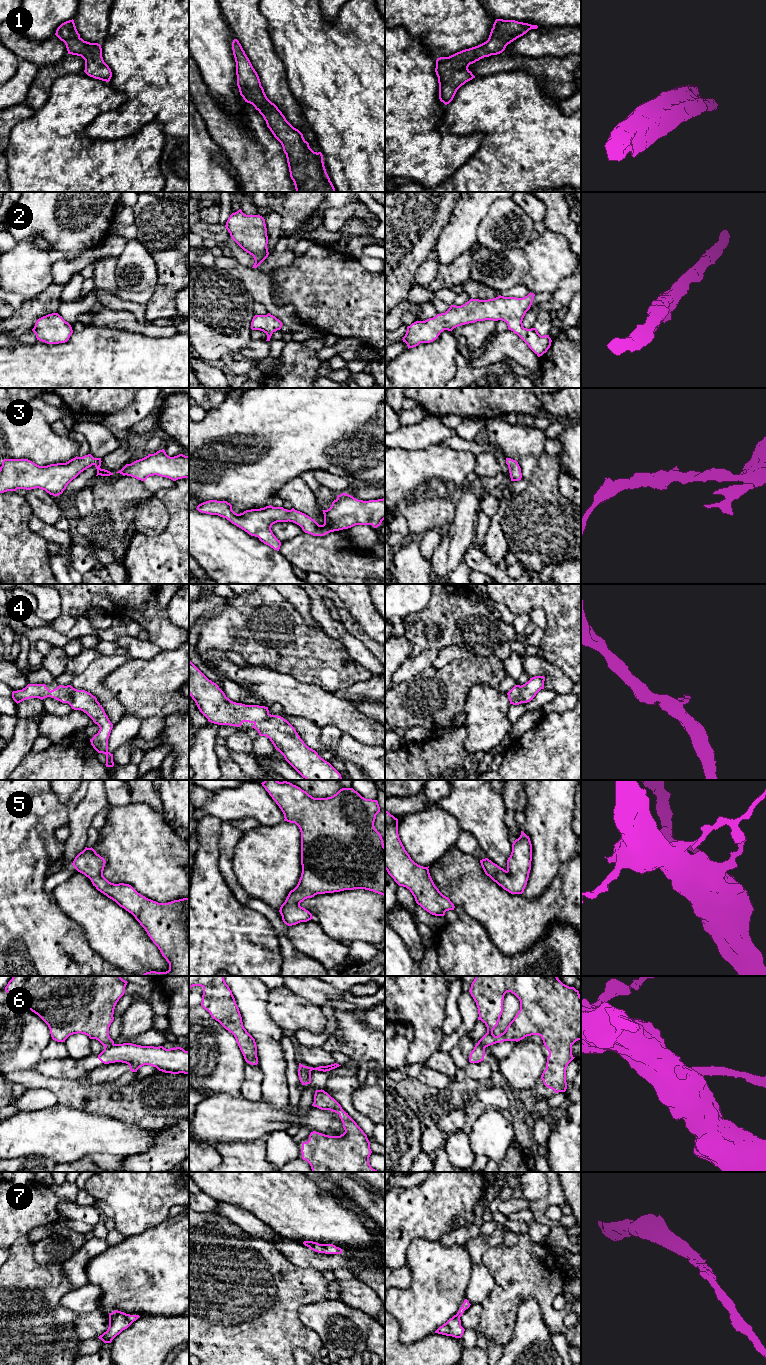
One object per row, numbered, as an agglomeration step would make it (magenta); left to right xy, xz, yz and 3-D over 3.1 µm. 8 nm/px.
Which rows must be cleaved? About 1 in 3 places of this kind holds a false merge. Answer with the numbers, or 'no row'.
6

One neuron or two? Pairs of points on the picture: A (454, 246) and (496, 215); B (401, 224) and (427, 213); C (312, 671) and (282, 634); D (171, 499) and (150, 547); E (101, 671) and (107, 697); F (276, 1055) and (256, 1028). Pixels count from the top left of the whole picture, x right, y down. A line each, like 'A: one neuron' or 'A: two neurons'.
A: two neurons
B: one neuron
C: one neuron
D: one neuron
E: one neuron
F: one neuron

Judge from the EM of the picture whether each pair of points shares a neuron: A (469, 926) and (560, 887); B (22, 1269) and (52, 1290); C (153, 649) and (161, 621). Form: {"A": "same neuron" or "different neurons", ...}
{"A": "different neurons", "B": "same neuron", "C": "different neurons"}

